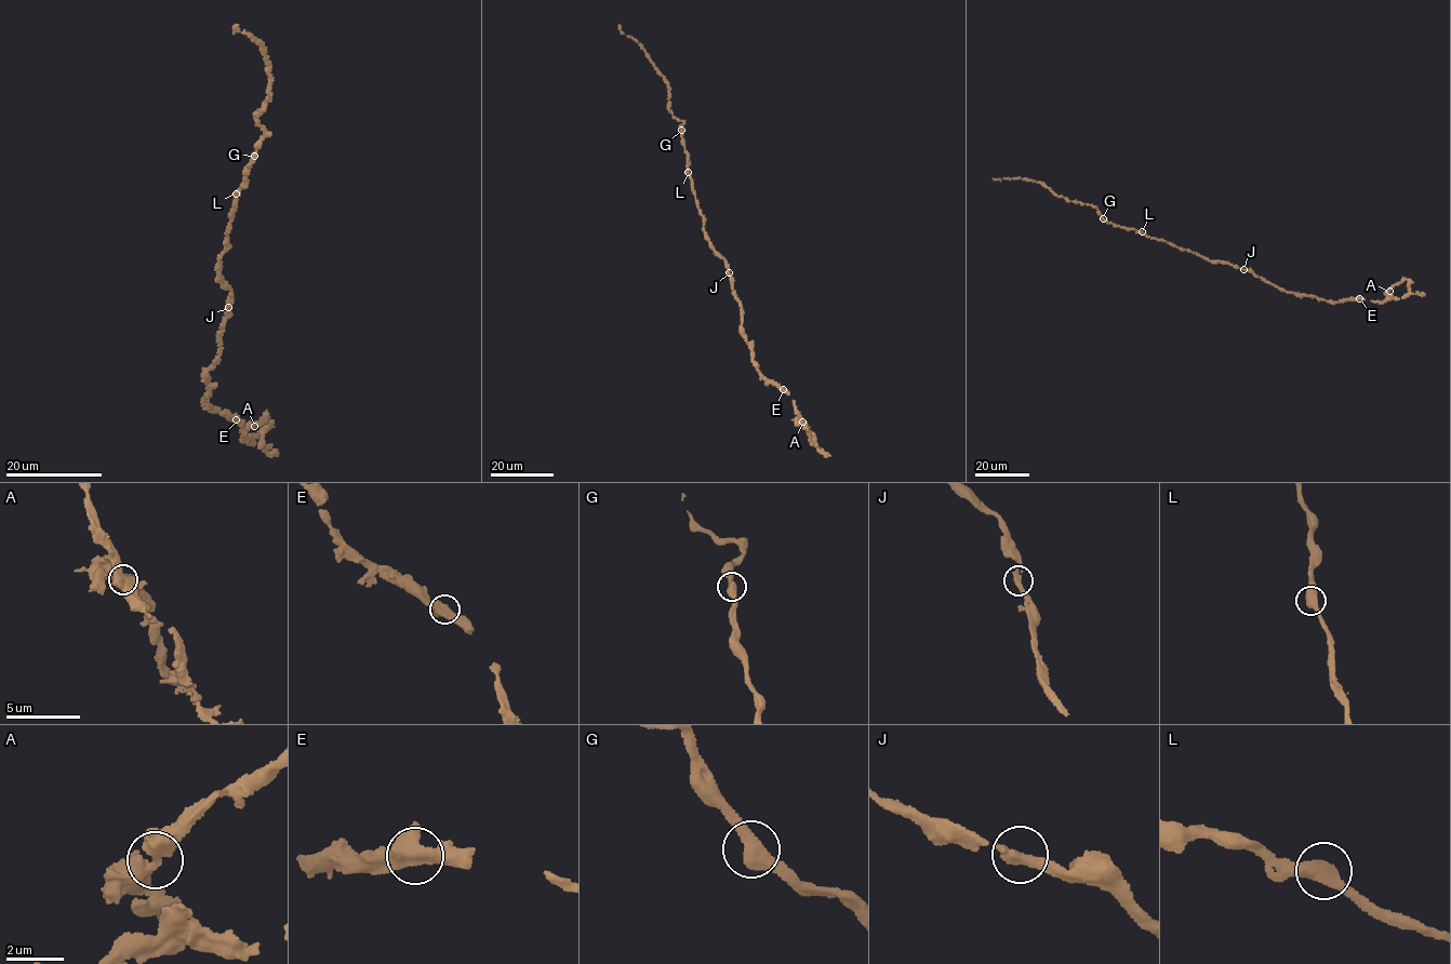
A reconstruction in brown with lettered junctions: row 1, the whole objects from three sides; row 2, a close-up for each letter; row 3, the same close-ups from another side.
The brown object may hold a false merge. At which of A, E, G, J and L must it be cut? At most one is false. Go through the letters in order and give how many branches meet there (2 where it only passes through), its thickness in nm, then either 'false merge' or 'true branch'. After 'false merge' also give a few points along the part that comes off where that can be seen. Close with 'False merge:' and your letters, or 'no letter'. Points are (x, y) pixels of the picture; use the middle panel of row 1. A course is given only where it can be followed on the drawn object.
A: 2 branches meet; 480 nm thick; true branch
E: 2 branches meet; 550 nm thick; true branch
G: 2 branches meet; 500 nm thick; true branch
J: 2 branches meet; 320 nm thick; true branch
L: 2 branches meet; 550 nm thick; true branch
False merge: no letter

